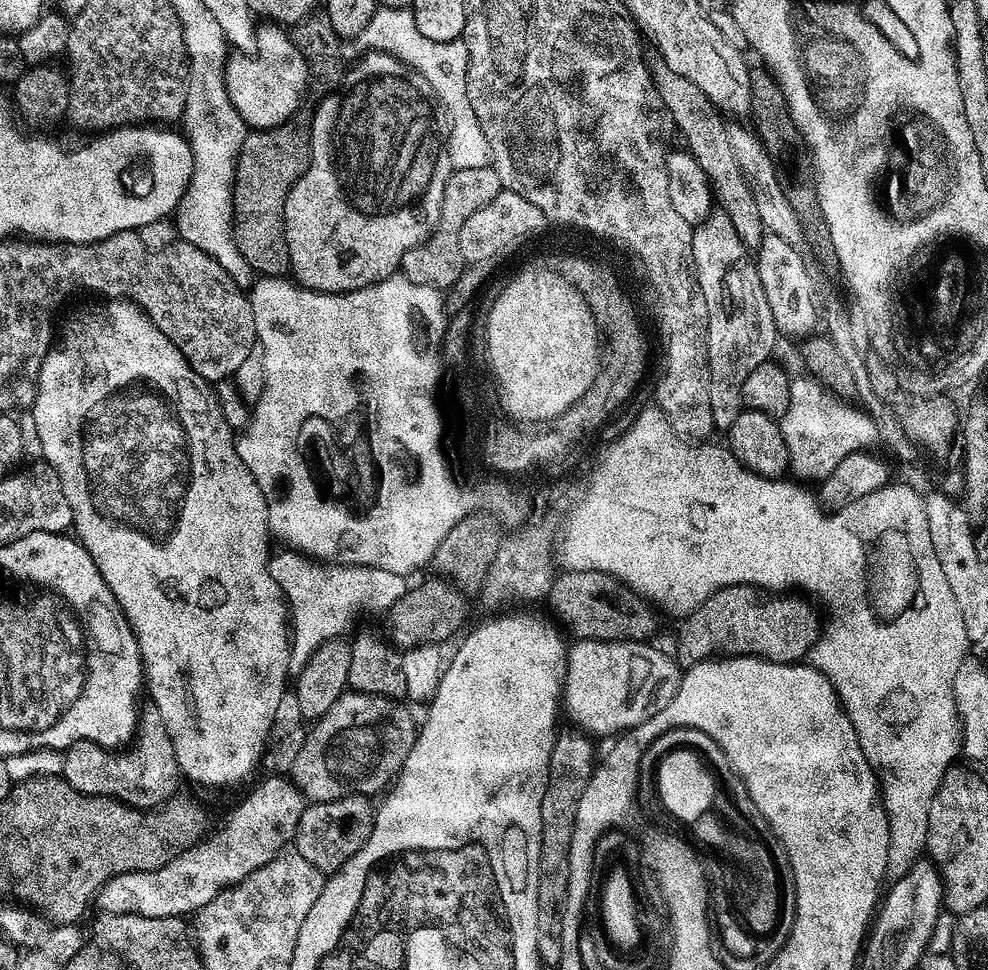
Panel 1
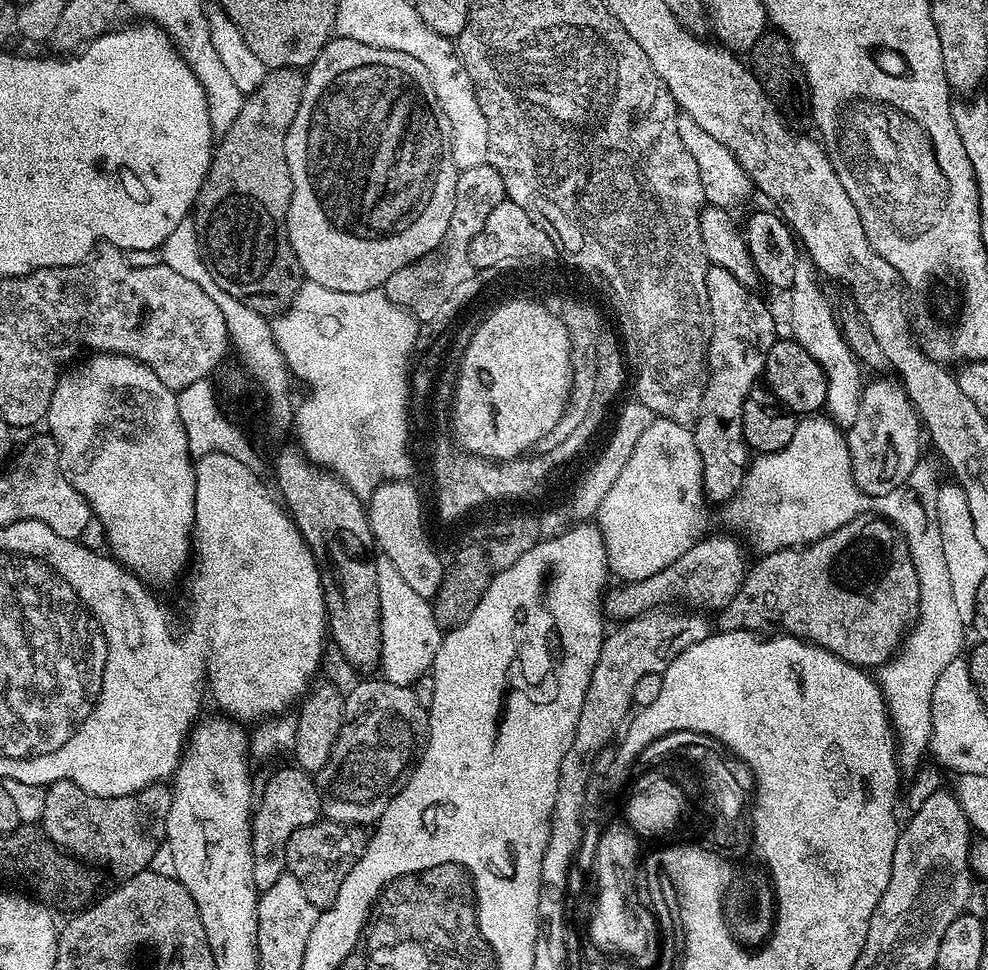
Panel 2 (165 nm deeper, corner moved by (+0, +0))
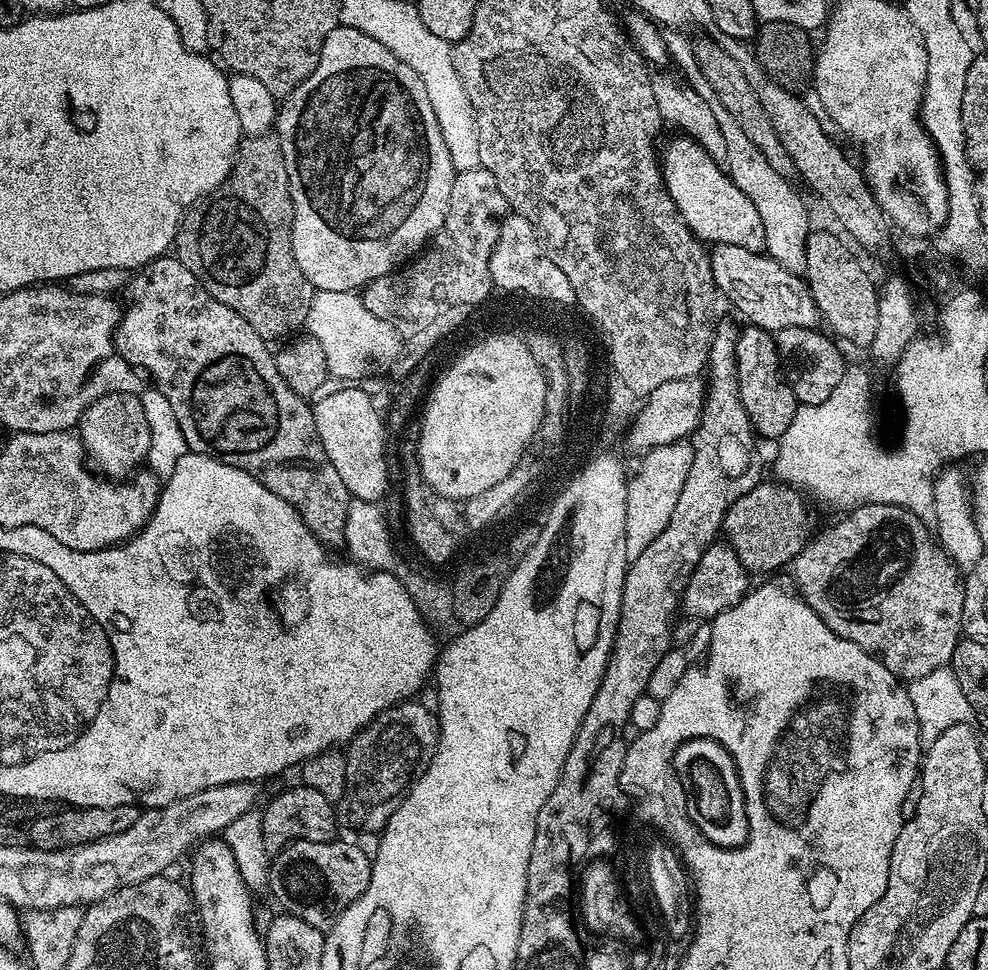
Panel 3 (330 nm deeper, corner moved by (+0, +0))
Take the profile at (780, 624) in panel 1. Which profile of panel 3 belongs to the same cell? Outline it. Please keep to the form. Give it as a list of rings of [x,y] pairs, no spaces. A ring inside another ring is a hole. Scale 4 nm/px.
[[[861,504],[853,507],[845,516],[848,517],[838,521],[833,528],[828,528],[825,532],[817,531],[809,540],[808,545],[792,559],[790,571],[792,571],[792,580],[796,583],[795,591],[800,599],[810,606],[810,610],[814,610],[814,614],[818,614],[818,618],[822,618],[822,622],[826,622],[826,626],[830,626],[830,630],[834,630],[834,634],[854,642],[854,646],[858,646],[866,654],[873,656],[875,660],[880,660],[882,666],[886,666],[886,670],[893,672],[896,679],[901,682],[923,678],[926,674],[933,673],[934,670],[949,667],[954,650],[962,639],[960,627],[962,626],[964,582],[961,573],[948,559],[935,535],[930,531],[929,525],[925,521],[919,520],[914,514],[910,514],[910,510],[899,508],[893,504]]]

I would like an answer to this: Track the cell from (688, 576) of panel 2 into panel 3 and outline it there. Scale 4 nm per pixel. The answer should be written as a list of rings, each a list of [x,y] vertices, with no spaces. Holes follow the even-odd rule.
[[[783,482],[771,483],[758,483],[754,486],[754,490],[742,494],[742,498],[738,498],[738,502],[734,502],[734,506],[730,506],[724,519],[723,539],[732,547],[734,554],[738,554],[739,562],[749,574],[776,572],[783,564],[784,567],[791,565],[792,559],[808,545],[814,535],[812,516],[808,513],[807,506],[804,505],[805,497],[797,489]]]

